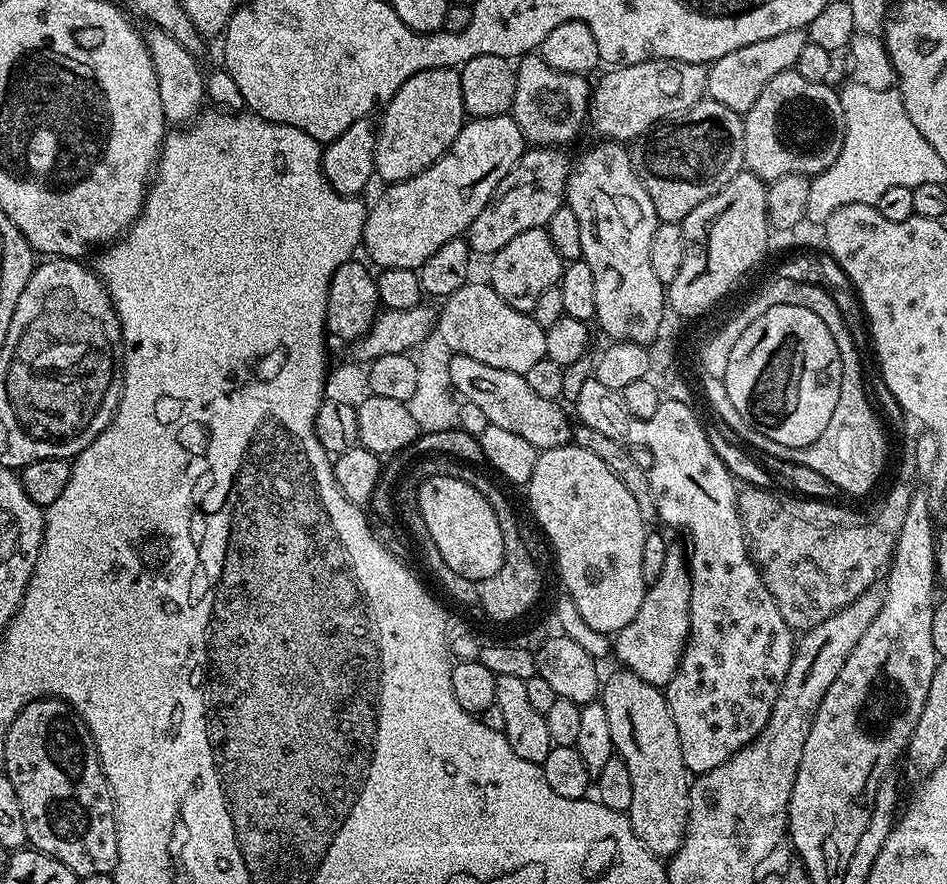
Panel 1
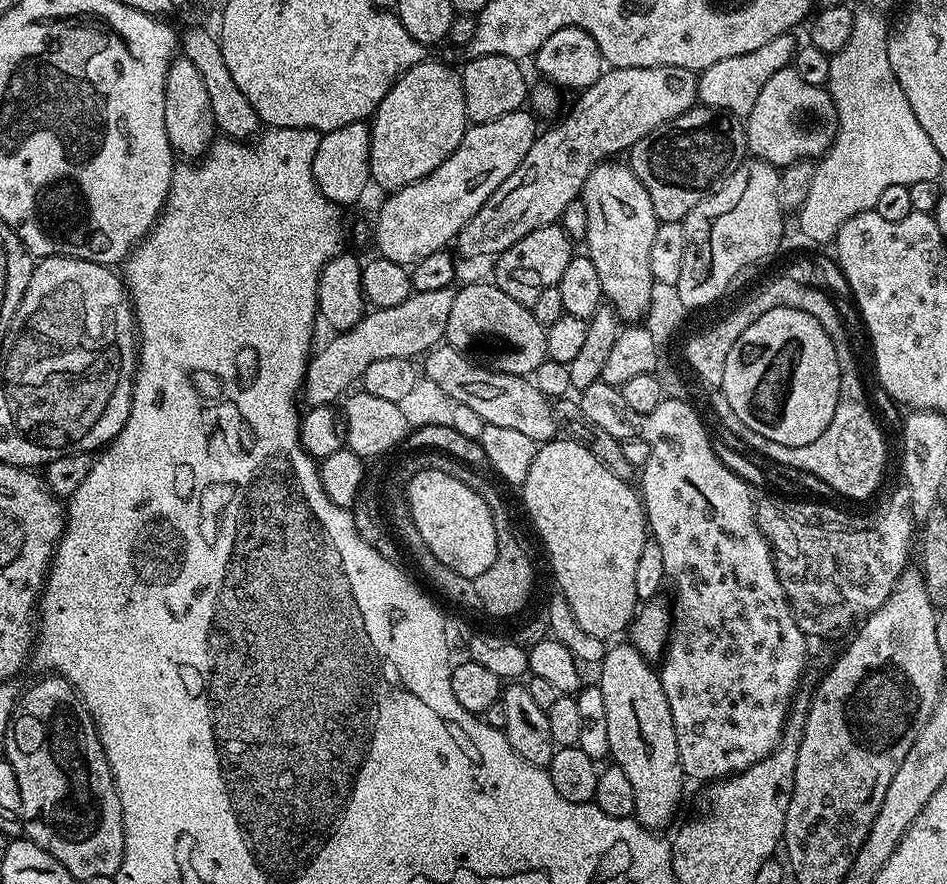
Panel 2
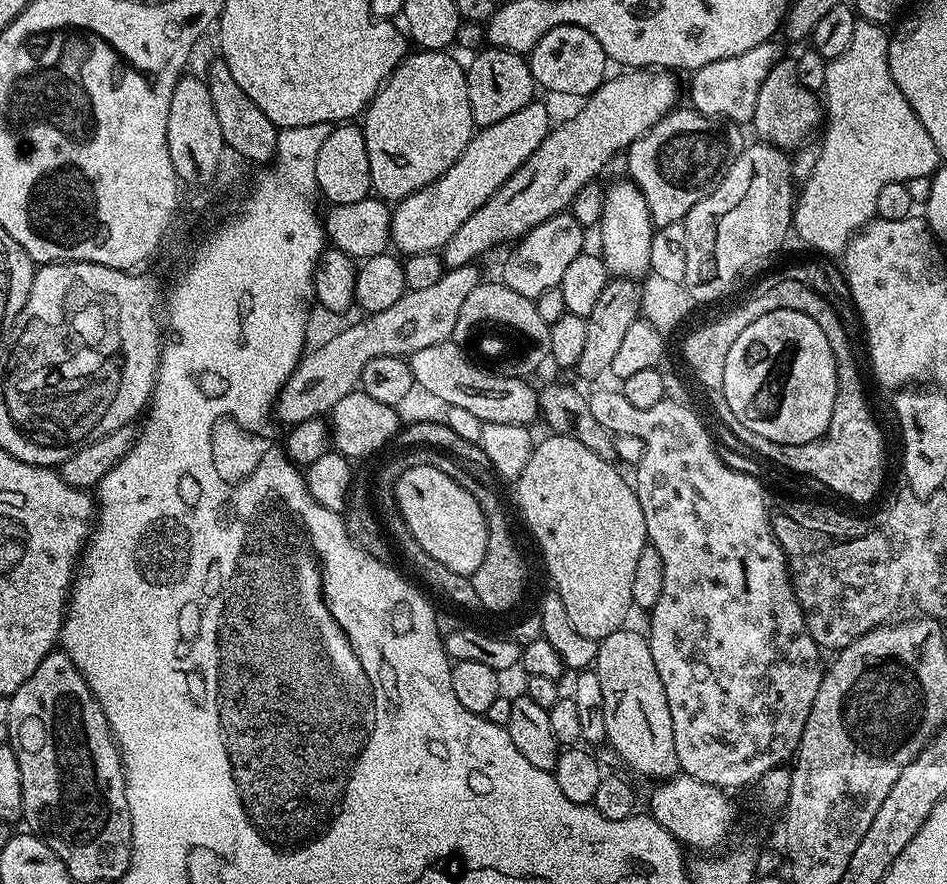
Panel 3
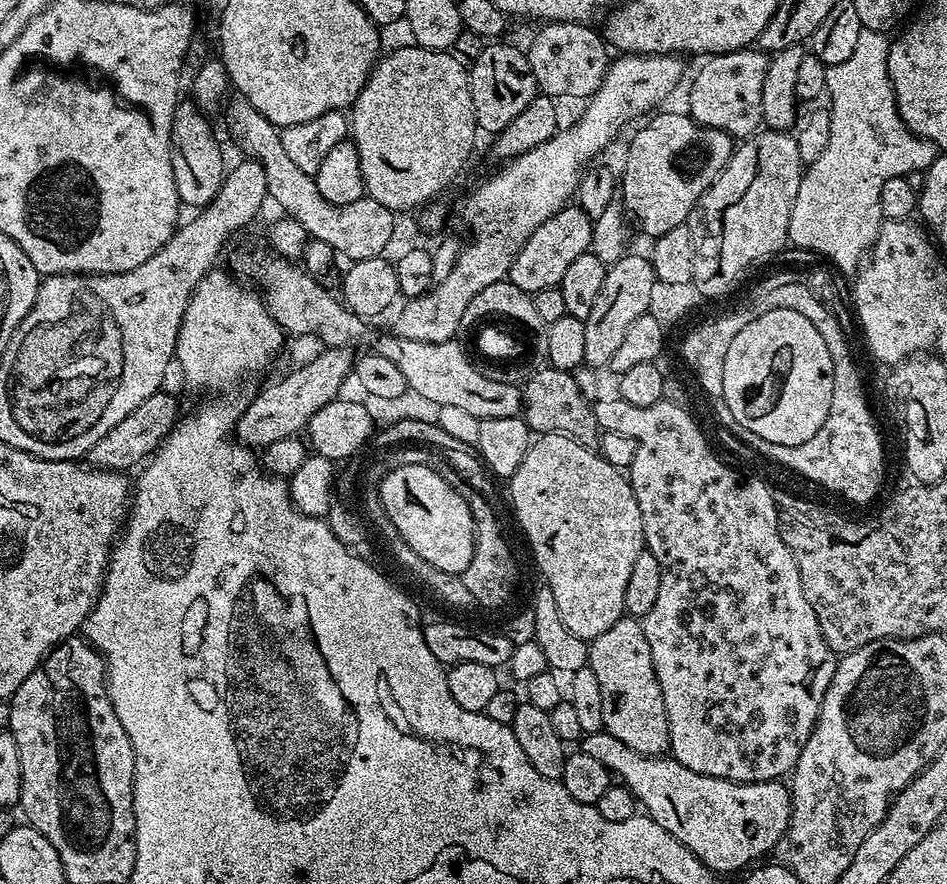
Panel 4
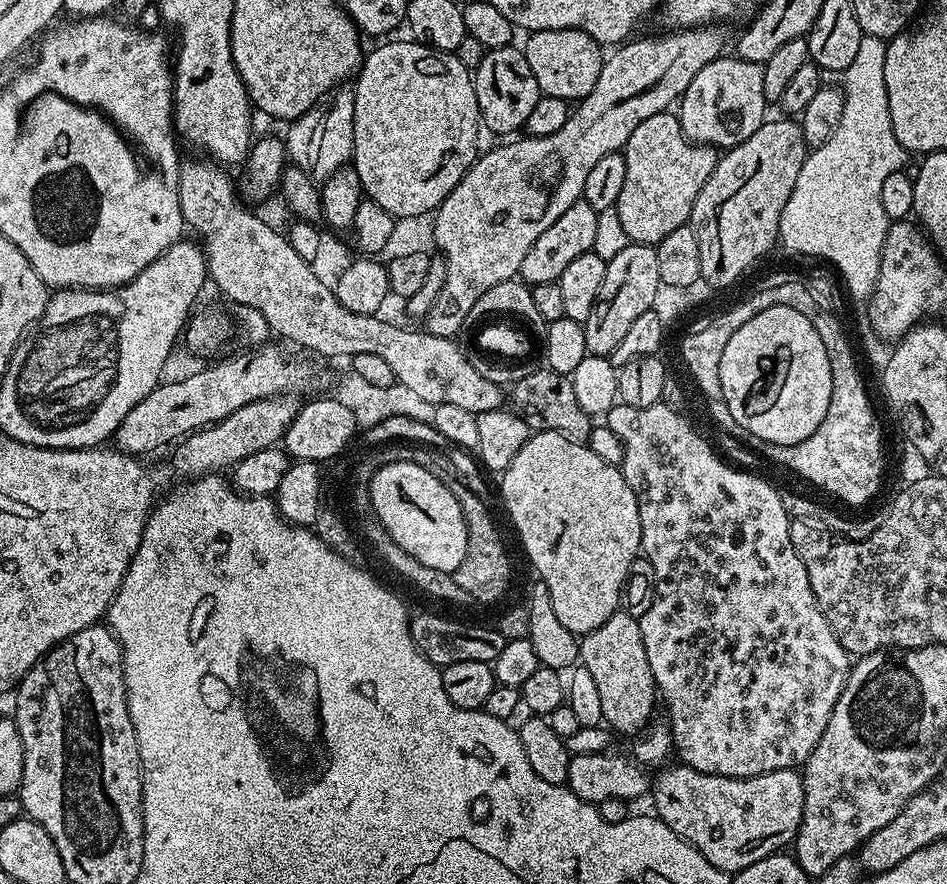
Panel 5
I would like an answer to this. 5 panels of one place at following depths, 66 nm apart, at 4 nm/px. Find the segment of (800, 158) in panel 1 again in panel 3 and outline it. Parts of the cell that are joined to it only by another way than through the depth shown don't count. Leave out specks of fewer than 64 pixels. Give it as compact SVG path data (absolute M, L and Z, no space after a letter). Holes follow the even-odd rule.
M782 58L770 70L766 82L762 82L762 90L758 90L758 106L754 106L754 118L750 122L751 127L756 127L756 132L761 141L766 144L773 144L776 148L795 150L805 143L804 140L816 127L822 124L822 100L817 93L806 90L802 82L798 82L798 70L796 61L792 58Z

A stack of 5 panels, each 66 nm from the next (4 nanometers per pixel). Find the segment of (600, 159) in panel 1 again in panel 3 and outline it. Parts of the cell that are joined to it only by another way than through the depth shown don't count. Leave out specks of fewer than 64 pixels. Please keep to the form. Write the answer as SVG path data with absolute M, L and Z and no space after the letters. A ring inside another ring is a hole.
M623 179L604 188L604 205L598 225L600 231L598 252L603 256L604 265L608 267L613 277L644 278L650 272L650 242L654 231L652 215L639 188L631 179Z

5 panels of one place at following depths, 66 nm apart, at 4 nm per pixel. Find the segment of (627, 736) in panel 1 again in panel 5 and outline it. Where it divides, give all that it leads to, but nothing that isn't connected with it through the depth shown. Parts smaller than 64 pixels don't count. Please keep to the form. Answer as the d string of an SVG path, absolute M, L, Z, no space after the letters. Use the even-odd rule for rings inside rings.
M618 610L598 630L579 637L579 663L591 676L602 701L603 723L617 733L635 737L653 723L652 711L658 708L658 689L654 674L650 674L650 661L646 658L646 646L642 646L642 630L639 619Z

